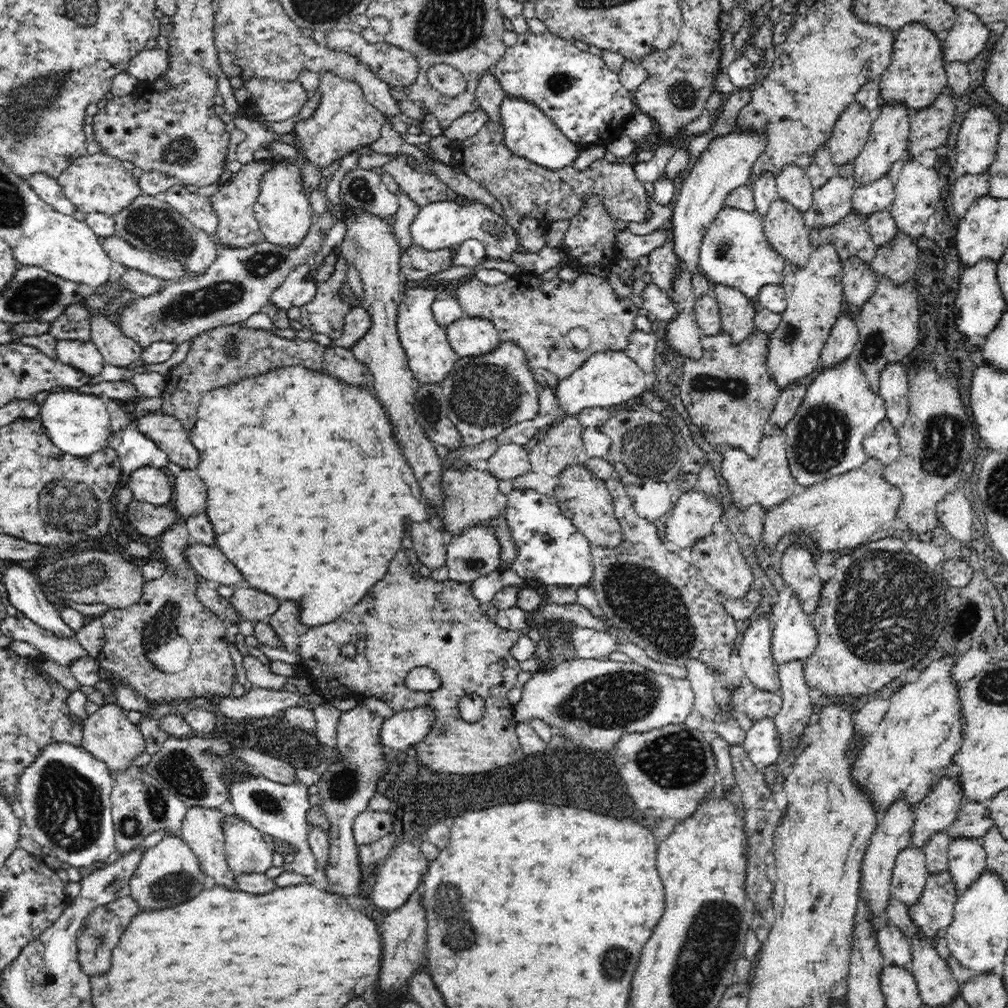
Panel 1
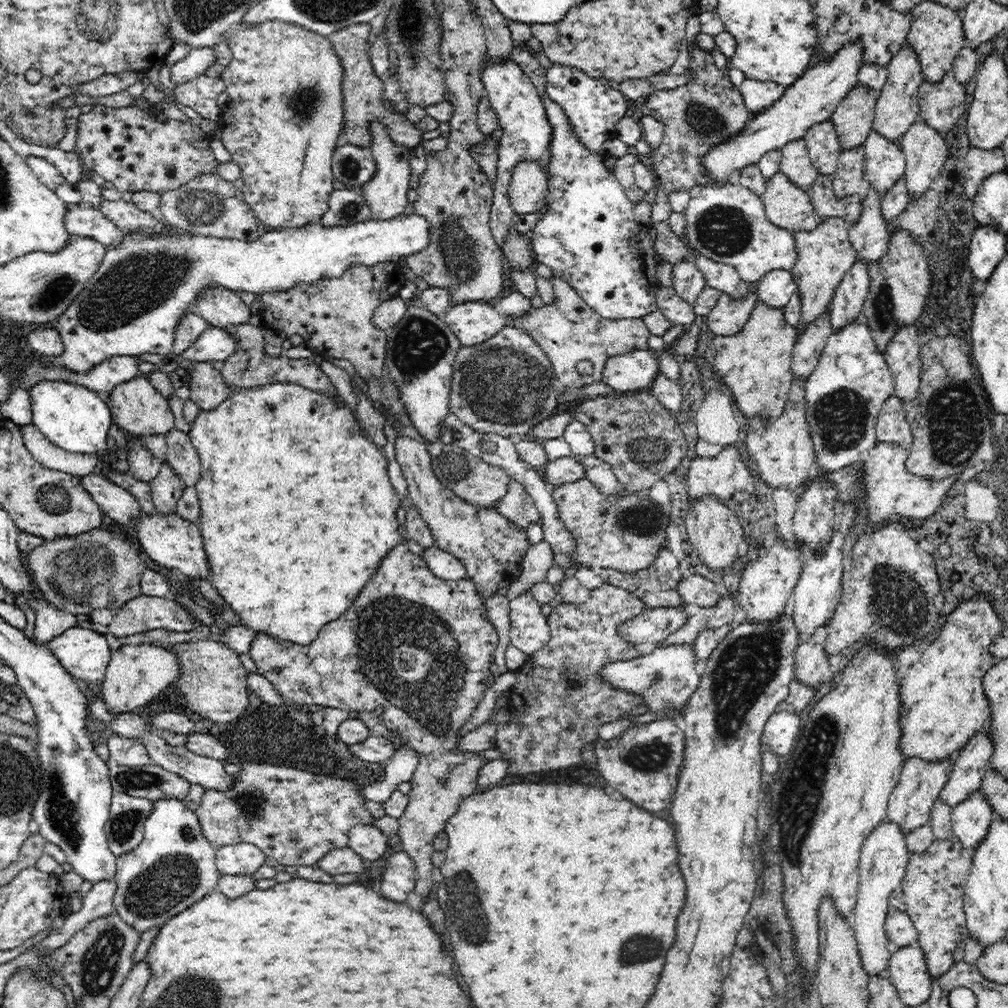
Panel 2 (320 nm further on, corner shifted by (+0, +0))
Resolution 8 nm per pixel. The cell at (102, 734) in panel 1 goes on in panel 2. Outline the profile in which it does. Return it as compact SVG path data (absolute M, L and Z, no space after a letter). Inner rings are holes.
M158 642L156 644L125 644L111 652L105 679L98 689L103 696L105 710L109 716L119 716L119 714L128 713L138 706L149 703L180 676L176 657L169 652L170 645L173 644L167 646L161 646Z

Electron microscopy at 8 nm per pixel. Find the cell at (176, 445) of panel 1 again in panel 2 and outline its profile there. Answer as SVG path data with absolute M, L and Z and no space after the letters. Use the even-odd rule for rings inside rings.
M138 376L116 386L109 394L108 405L113 422L128 436L134 434L140 437L155 434L166 436L174 429L174 415L172 415L168 400L163 397L163 394L160 394L160 391L155 389L155 386L152 386L147 376Z

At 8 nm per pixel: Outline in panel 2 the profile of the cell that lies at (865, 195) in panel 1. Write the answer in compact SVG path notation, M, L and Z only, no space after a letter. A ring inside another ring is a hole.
M871 132L863 142L864 149L864 182L866 190L872 188L873 192L886 193L888 189L899 181L903 176L906 166L904 151L898 142L884 140L884 137L877 136L876 132Z

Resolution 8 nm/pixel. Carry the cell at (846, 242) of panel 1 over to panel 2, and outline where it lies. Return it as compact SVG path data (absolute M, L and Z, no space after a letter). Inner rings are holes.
M819 173L815 184L807 192L816 209L819 221L825 221L831 216L838 216L842 217L850 226L860 218L862 196L858 194L851 197L836 197L836 193L832 189L832 175L825 176L825 174Z

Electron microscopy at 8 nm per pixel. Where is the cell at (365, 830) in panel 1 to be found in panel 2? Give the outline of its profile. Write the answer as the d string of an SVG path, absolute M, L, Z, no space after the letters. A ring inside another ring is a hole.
M358 824L350 828L349 847L369 864L384 855L388 838L375 824Z

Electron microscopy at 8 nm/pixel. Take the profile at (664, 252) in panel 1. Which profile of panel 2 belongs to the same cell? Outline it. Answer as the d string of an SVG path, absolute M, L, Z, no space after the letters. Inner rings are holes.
M681 260L674 264L671 280L674 290L690 304L694 304L698 294L707 286L702 271L692 260Z

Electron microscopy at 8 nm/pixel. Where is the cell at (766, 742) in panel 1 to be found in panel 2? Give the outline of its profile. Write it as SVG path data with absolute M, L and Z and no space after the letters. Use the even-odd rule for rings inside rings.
M778 710L768 718L762 730L762 741L768 744L772 752L780 756L790 756L792 745L797 742L800 719L794 712Z

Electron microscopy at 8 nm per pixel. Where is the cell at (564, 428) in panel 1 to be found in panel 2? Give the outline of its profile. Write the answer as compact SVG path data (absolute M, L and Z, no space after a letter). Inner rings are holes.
M514 479L508 486L508 492L504 498L498 501L496 508L504 518L512 520L512 523L523 527L524 530L527 530L532 523L537 523L540 518L532 496L528 495L523 484Z

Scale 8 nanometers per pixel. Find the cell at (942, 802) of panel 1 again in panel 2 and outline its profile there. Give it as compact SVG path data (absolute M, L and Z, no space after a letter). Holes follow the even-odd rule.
M978 732L976 736L972 736L950 768L948 782L940 791L937 800L952 808L967 800L970 794L980 789L986 769L990 768L989 759L992 754L993 744L988 732Z

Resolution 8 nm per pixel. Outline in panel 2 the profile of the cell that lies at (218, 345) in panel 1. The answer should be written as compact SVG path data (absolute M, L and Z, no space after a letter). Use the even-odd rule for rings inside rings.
M198 362L192 378L188 380L189 398L200 410L212 410L233 392L230 383L226 383L219 365L213 362Z

